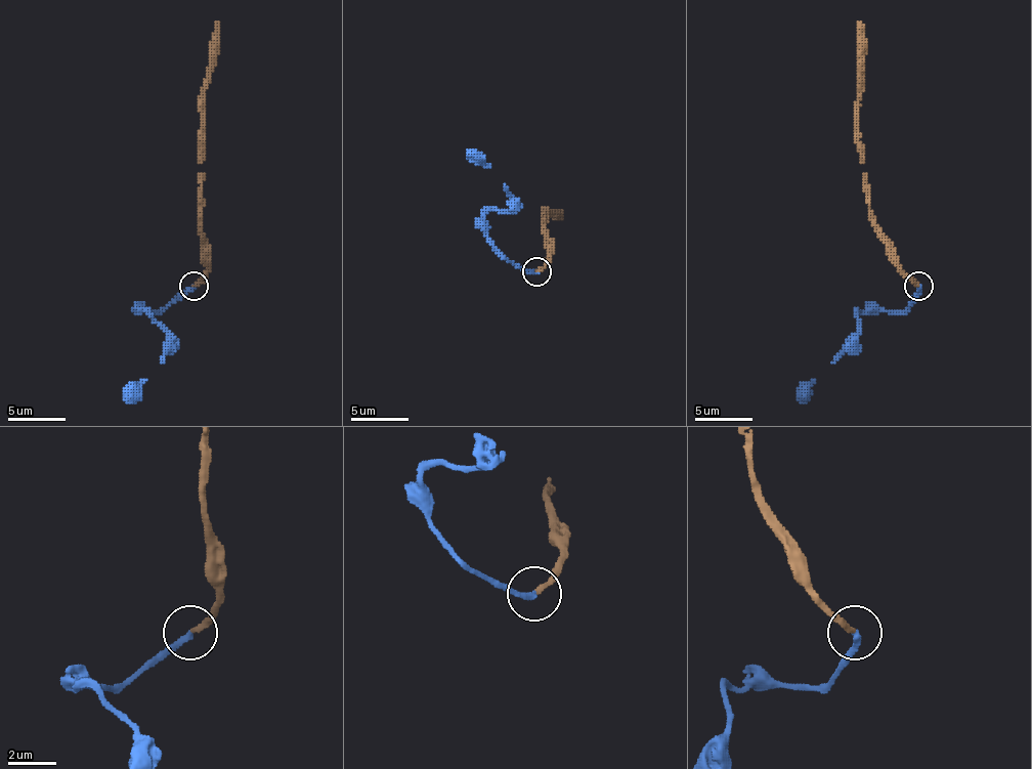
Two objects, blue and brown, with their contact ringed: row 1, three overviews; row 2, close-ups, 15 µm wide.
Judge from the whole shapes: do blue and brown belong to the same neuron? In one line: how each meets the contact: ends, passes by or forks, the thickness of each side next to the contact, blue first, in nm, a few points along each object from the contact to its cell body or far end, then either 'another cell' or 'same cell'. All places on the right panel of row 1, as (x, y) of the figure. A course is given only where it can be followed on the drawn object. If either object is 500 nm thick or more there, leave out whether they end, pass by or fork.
blue ends there; brown ends there; 240 nm thick on the blue side, 220 nm on the other; blue runs (917, 286), (915, 300), (903, 311), (858, 311), (855, 334), (801, 399); brown runs (917, 286), (901, 268), (869, 208), (863, 144), (858, 139), (860, 22); same cell

